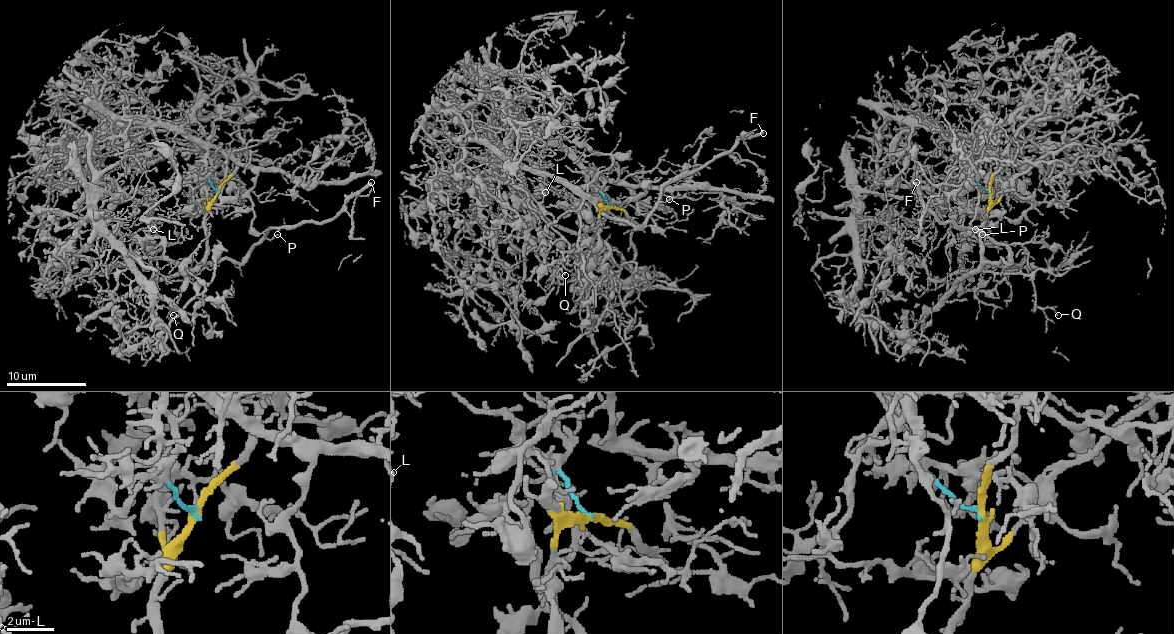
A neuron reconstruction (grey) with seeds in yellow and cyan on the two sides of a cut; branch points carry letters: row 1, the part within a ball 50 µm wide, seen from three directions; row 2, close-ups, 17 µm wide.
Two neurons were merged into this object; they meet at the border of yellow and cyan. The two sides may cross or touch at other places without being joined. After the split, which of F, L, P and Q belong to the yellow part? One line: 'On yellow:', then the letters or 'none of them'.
On yellow: F, P, Q

